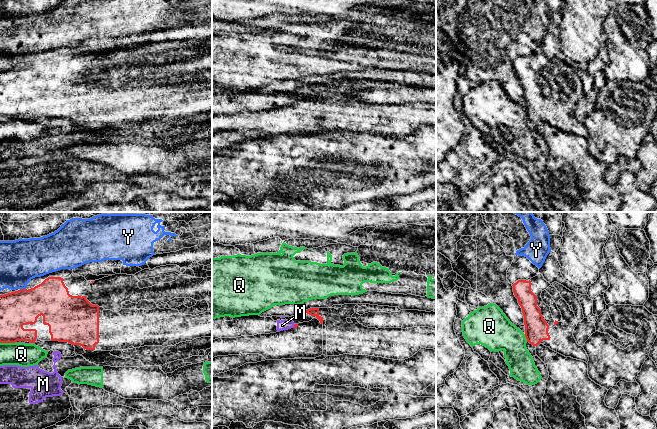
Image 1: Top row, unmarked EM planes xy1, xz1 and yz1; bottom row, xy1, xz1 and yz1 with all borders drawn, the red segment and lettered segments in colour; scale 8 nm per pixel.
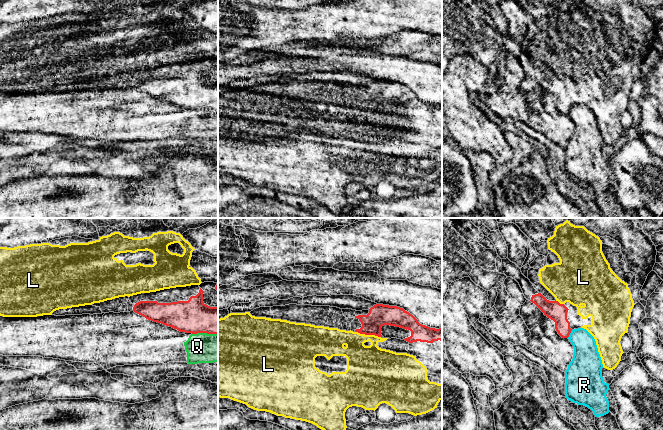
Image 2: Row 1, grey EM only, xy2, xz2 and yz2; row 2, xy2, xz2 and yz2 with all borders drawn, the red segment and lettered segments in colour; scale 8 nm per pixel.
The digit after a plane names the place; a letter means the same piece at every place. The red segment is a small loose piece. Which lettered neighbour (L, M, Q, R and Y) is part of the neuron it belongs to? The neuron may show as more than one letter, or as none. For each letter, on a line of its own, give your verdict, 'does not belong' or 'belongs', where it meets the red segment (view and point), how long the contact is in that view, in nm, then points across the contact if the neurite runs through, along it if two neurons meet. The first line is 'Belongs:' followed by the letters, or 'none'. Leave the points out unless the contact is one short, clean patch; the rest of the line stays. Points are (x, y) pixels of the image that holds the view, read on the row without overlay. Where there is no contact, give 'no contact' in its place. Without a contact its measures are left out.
Belongs: L
L: belongs; meets red in xz2 at (368, 110); contact 220 nm long
M: does not belong; meets red in xz1 at (294, 102); contact 40 nm long; border along xz1 (295, 100), (292, 103)
Q: does not belong; meets red in xy1 at (7, 118); contact 120 nm long
R: does not belong; meets red in yz2 at (569, 110); contact 80 nm long; border along yz2 (572, 106), (567, 113)
Y: does not belong; meets red in xy1 at (23, 65); contact 50 nm long; border along xy1 (20, 64), (25, 65)

